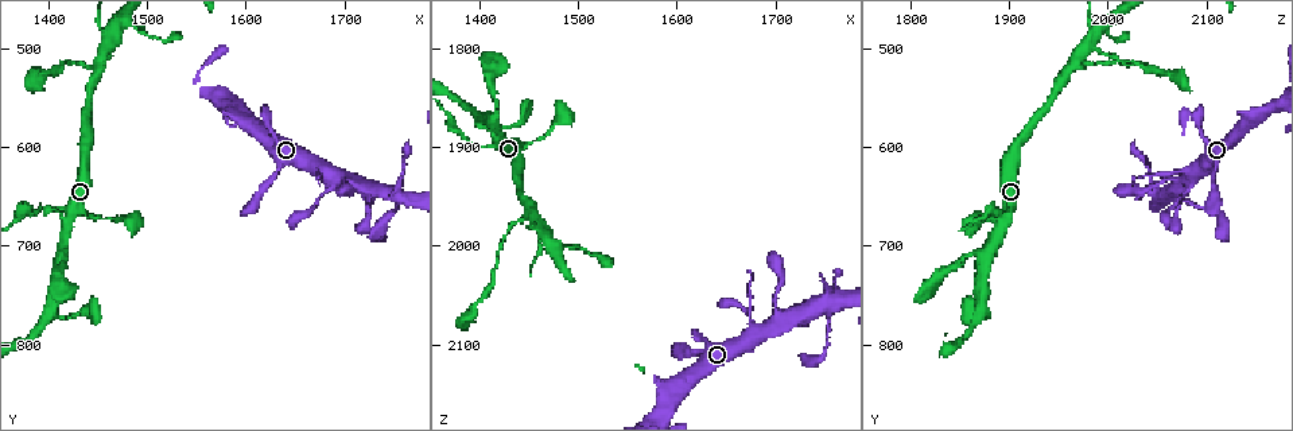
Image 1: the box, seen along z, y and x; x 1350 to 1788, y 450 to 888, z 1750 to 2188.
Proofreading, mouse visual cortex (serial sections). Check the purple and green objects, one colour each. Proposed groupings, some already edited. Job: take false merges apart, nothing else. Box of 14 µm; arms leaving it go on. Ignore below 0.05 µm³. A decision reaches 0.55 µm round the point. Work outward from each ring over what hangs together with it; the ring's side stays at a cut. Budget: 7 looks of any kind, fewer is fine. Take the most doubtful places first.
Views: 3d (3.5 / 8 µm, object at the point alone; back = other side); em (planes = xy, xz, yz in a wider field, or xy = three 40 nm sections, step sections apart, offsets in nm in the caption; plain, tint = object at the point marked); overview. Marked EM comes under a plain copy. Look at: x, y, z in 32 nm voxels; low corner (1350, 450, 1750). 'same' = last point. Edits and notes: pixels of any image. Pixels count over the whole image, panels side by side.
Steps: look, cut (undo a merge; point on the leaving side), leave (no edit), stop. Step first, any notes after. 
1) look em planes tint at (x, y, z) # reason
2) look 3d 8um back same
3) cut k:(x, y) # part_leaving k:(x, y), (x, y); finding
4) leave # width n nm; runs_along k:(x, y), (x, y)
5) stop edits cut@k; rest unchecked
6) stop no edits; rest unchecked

look 3d 3.5um at (1405, 660, 1900) # narrows sharply

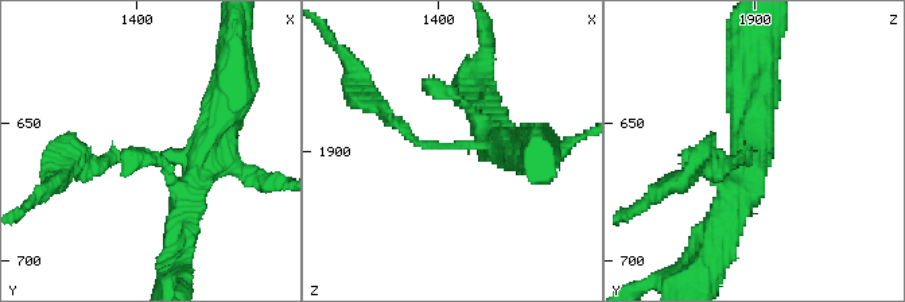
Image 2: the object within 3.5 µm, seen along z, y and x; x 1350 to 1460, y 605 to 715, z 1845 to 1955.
look em xy step 2 tint at (1403, 664, 1898) # arm_widths 150, 400 nm; now the EM

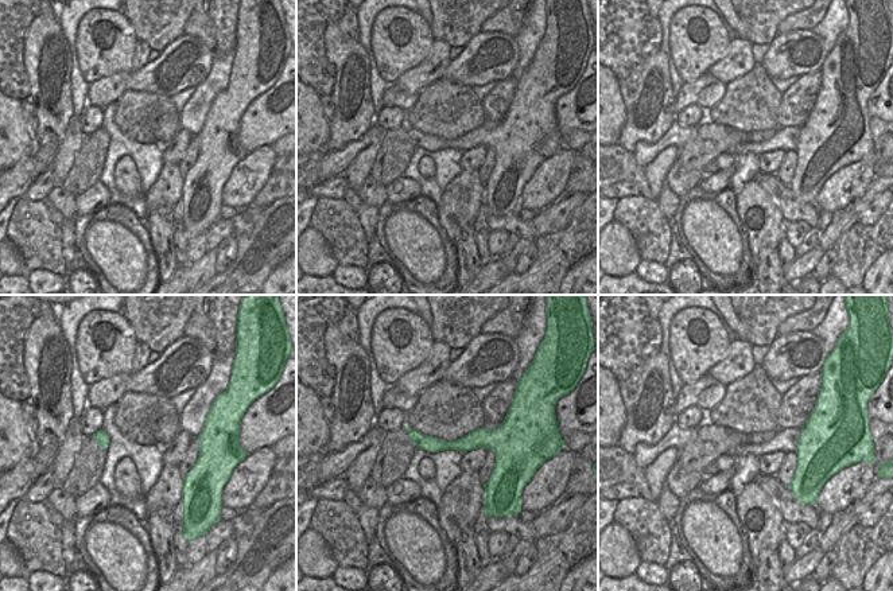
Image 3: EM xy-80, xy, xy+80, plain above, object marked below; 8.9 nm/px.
leave # runs_along 3:(411, 432), (431, 444), (505, 438); all the same cell

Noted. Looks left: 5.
look 3d 3.5um at (1450, 515, 1960) # three-way junction

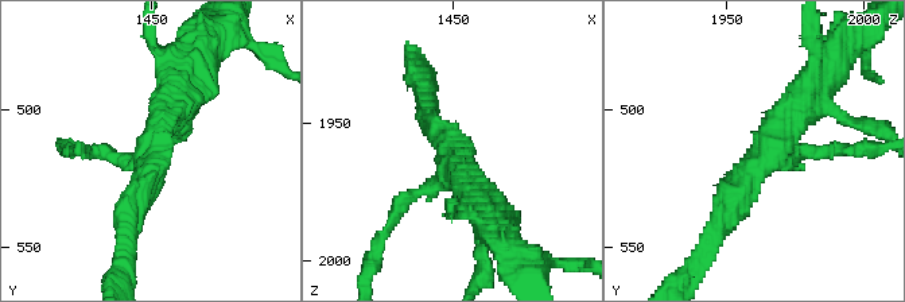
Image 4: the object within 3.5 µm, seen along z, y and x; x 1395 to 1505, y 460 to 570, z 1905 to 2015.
look em planes tint at (1448, 519, 1964) # now the EM

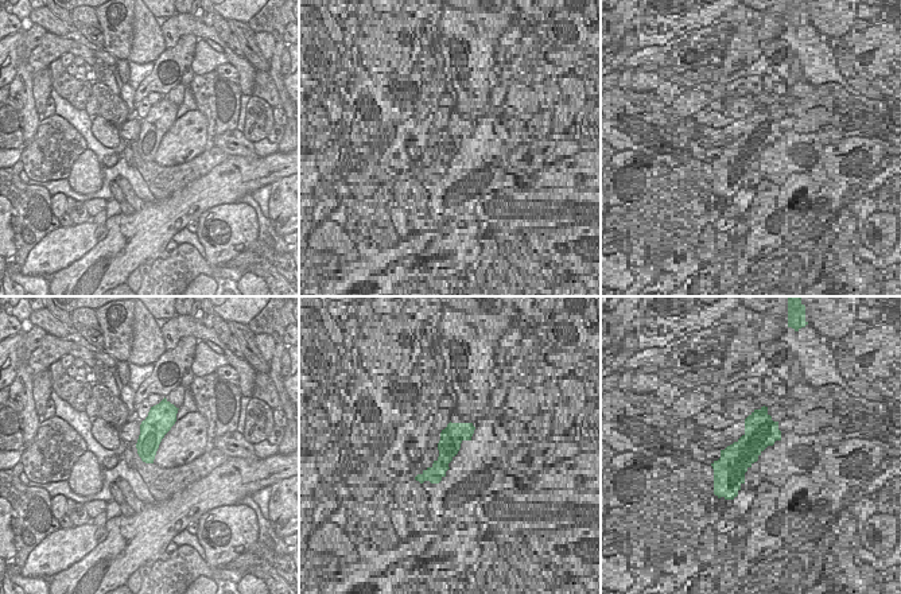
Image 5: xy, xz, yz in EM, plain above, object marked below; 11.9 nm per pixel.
look em xy step 2 tint same

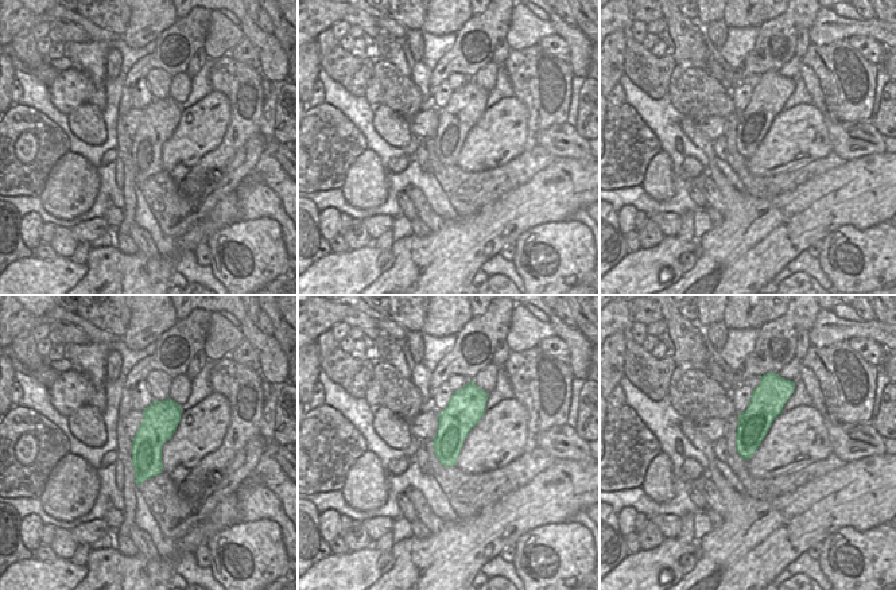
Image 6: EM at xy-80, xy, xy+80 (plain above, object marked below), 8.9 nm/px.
leave # continuous, no second cell

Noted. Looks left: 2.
look 3d 3.5um at (1500, 485, 2000) # thick turns thin

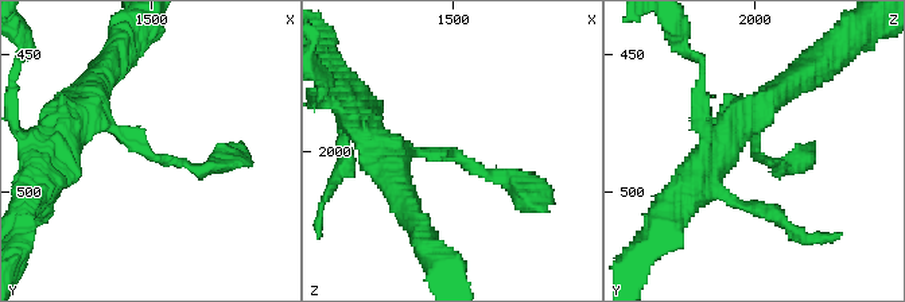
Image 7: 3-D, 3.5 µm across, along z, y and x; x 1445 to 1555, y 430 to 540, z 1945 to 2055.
look em xy step 3 tint at (1497, 485, 2000)

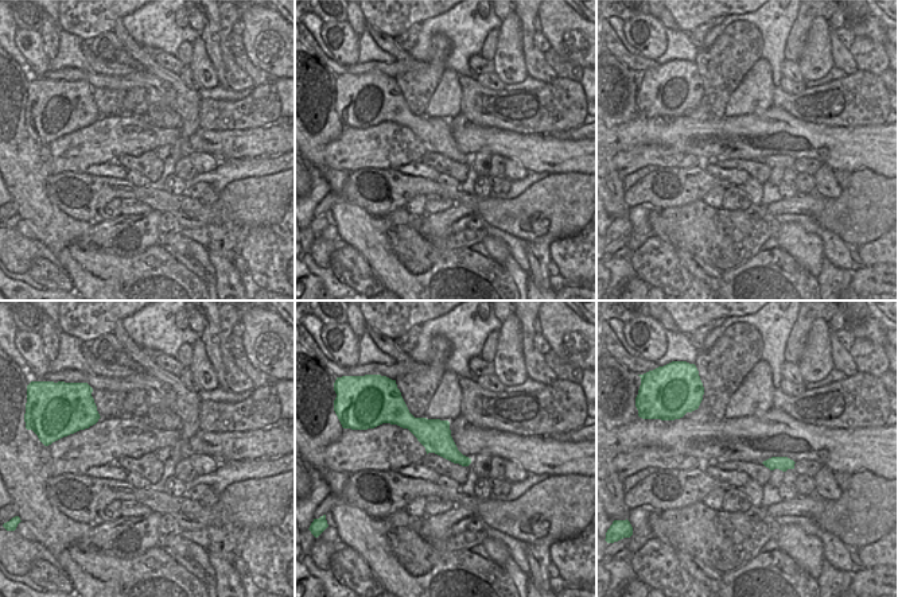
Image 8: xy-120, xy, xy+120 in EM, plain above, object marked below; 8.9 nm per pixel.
leave # runs_along 7:(372, 139), (454, 153), (520, 190); all the same cell

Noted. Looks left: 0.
stop no edits; rest unchecked

